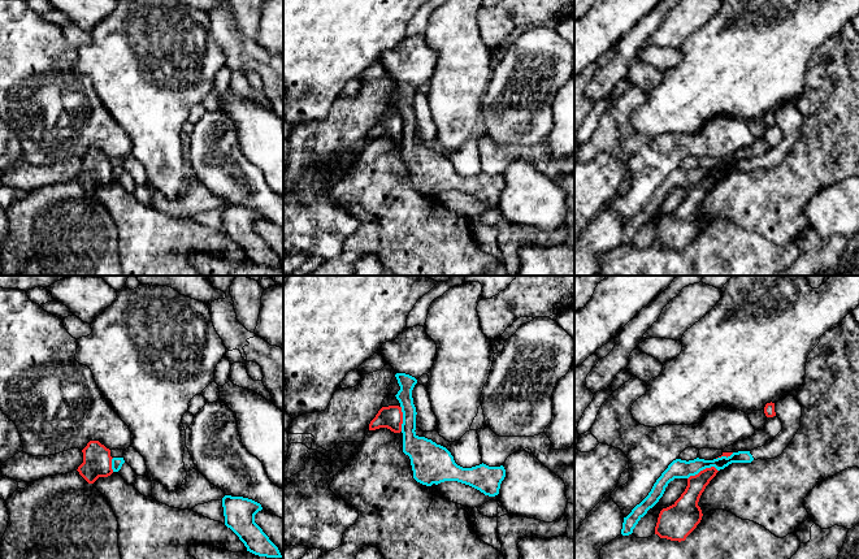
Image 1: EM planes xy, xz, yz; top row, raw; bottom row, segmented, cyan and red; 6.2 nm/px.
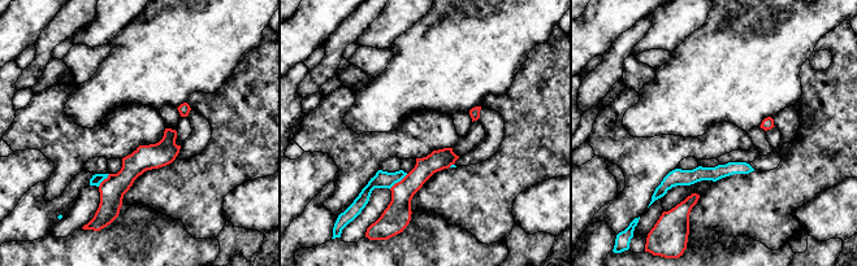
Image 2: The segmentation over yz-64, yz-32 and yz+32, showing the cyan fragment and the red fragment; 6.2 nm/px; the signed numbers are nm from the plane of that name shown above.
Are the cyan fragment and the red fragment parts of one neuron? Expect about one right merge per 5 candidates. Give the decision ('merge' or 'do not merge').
do not merge

